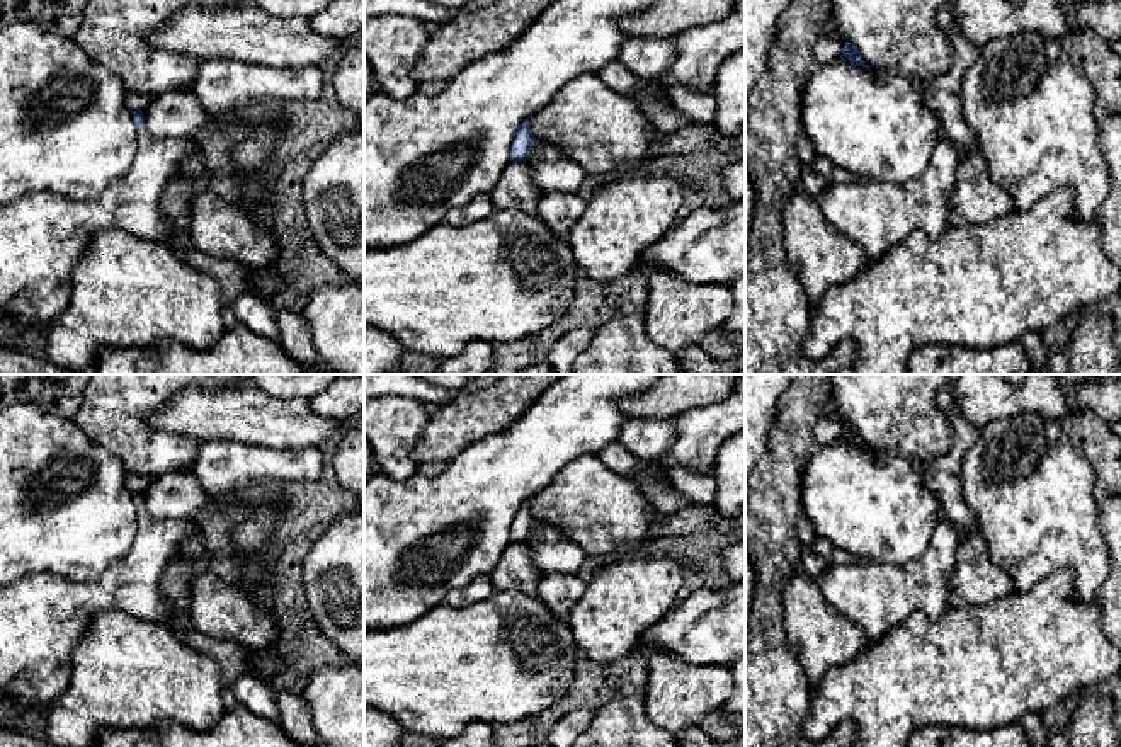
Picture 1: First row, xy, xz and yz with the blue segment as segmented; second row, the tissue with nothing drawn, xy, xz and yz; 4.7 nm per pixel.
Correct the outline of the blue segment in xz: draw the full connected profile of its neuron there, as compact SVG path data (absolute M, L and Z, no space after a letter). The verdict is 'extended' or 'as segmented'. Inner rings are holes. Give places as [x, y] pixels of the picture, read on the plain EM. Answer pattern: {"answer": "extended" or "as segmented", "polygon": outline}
{"answer": "as segmented", "polygon": "M526 500L515 512L510 526L510 543L526 543L536 519L531 512L531 504Z"}

